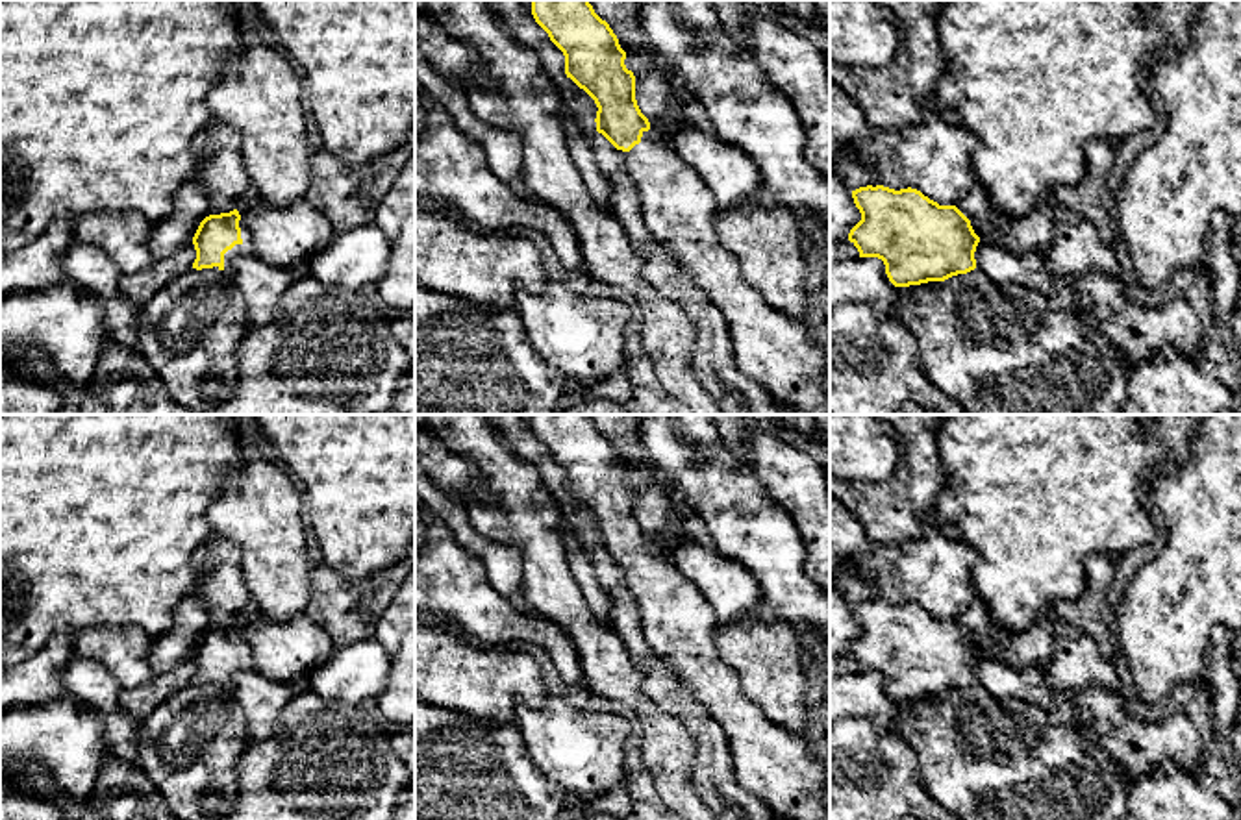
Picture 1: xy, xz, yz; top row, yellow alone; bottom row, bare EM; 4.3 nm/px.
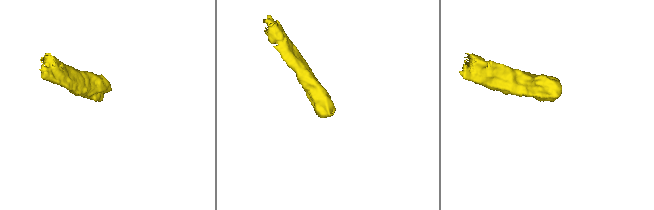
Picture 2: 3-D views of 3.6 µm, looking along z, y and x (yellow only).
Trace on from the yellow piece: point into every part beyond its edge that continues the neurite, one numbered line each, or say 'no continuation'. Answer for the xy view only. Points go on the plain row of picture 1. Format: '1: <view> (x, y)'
1: xy (247, 663)

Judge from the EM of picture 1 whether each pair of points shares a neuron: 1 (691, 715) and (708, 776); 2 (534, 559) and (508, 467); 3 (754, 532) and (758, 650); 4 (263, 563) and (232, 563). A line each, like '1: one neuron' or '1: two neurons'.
1: one neuron
2: one neuron
3: two neurons
4: two neurons

